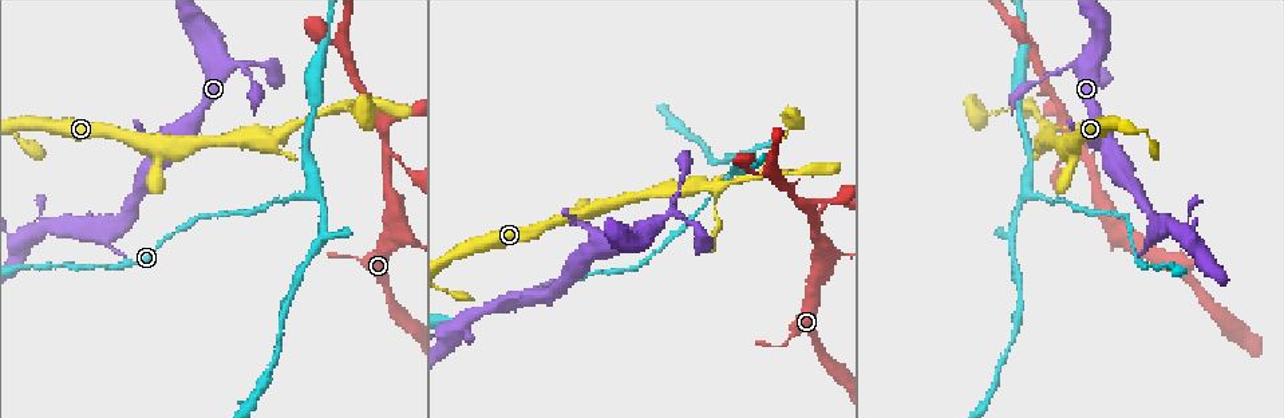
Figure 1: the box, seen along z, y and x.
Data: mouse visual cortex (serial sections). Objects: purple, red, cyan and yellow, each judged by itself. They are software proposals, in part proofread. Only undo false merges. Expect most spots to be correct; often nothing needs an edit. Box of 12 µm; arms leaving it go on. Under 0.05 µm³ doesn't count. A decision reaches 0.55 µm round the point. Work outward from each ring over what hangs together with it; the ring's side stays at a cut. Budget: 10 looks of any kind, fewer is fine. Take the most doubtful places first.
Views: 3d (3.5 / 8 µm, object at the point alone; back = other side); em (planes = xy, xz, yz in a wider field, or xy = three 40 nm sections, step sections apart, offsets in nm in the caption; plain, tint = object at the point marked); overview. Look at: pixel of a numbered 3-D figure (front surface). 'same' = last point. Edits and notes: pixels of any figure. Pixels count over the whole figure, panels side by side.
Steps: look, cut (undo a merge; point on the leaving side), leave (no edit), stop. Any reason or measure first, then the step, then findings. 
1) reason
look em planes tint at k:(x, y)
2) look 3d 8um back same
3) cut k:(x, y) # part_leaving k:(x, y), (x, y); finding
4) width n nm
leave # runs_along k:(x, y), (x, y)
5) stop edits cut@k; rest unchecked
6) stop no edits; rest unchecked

branch point
look 3d 3.5um at 1:(242, 65)

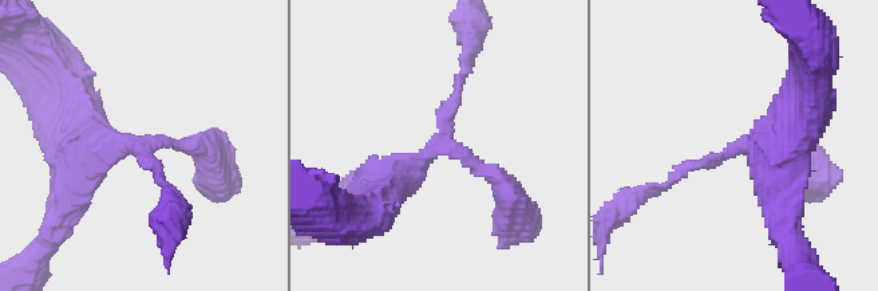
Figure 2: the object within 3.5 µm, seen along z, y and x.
arms 3; arm_widths 150, 200, 450 nm
look em xy step 5 tint at 2:(740, 148)

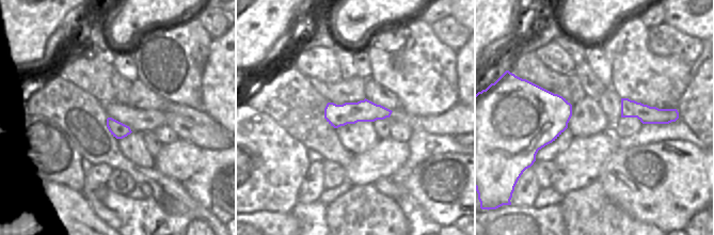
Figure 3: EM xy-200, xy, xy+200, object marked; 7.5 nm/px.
leave # all the same cell

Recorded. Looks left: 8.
three arms meet
look 3d 3.5um at 1:(1086, 155)

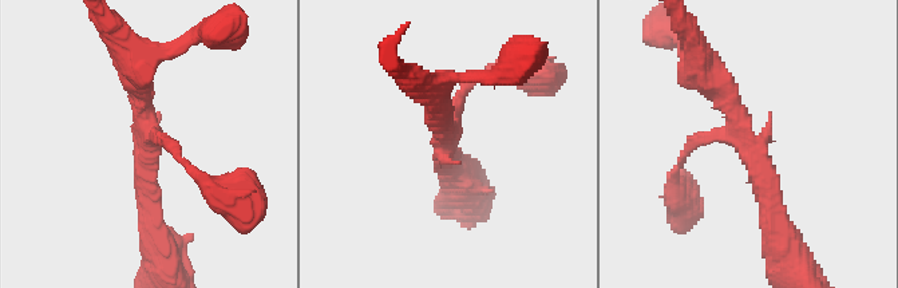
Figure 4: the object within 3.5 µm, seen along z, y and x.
arms 3; arm_widths 150, 250, 300 nm; shape alone is not enough
look em xy step 2 tint at 4:(141, 133)

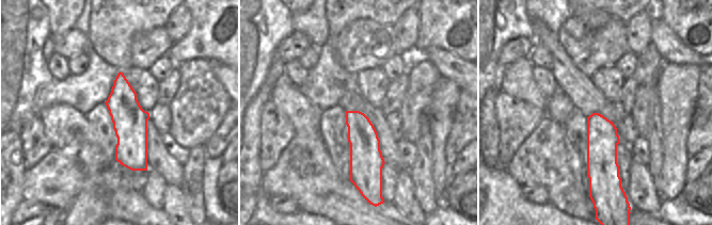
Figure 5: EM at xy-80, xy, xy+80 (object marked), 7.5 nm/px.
look em xy step 3 tint same

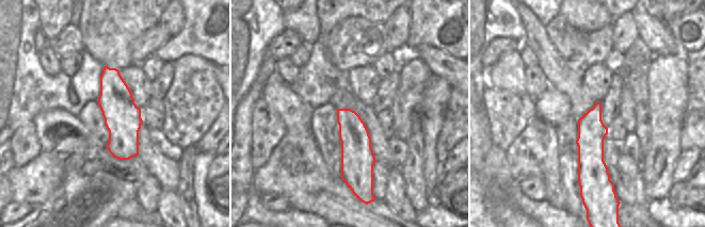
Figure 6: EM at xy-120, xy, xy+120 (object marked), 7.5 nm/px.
leave # runs_along 4:(774, 217), (754, 148), (699, 60); continuous, no second cell

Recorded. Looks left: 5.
abrupt turn
look 3d 3.5um at 1:(313, 192)

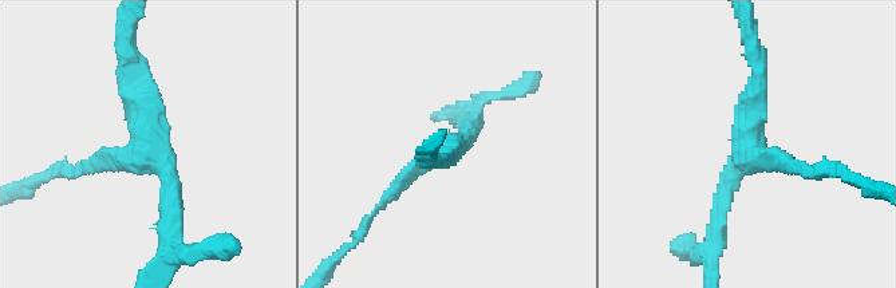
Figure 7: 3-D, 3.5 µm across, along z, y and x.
arms 3; arm_widths 150, 200, 300 nm; shape alone is not enough
look em planes tint at 7:(747, 153)

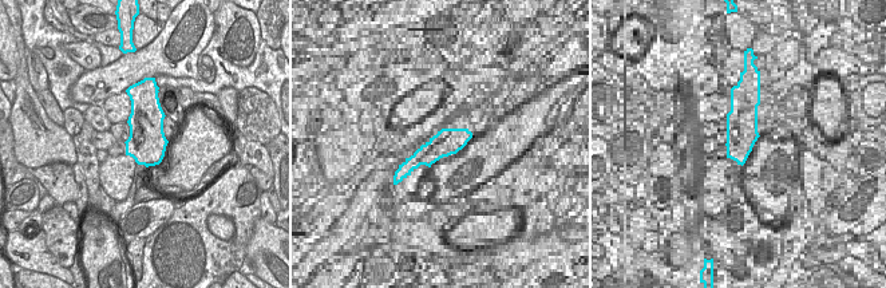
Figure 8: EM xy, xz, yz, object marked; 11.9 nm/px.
leave # one cell here

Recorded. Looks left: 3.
abrupt turn
look 3d 8um at 1:(786, 131)

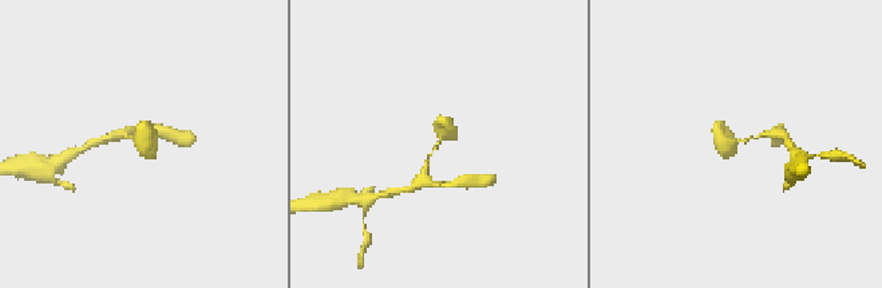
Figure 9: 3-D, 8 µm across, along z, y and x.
zoom in
look 3d 3.5um at 9:(734, 140)

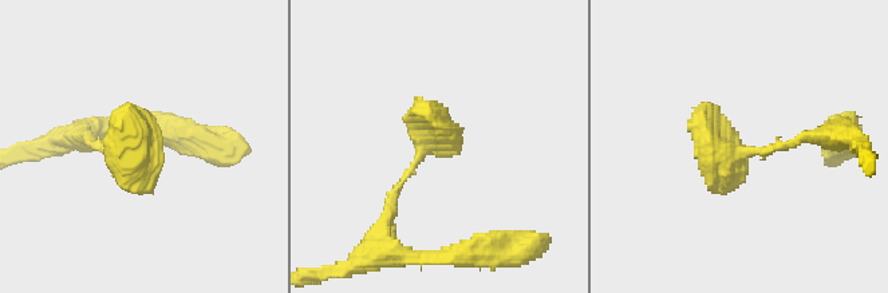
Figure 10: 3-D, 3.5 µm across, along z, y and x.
now the EM
look em xy step 5 tint at 10:(746, 155)

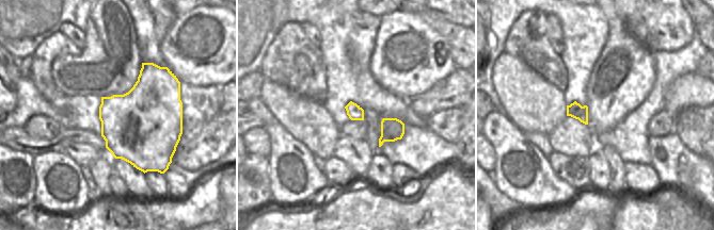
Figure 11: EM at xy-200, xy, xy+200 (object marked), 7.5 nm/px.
leave # all the same cell

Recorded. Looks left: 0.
stop no edits; rest unchecked

